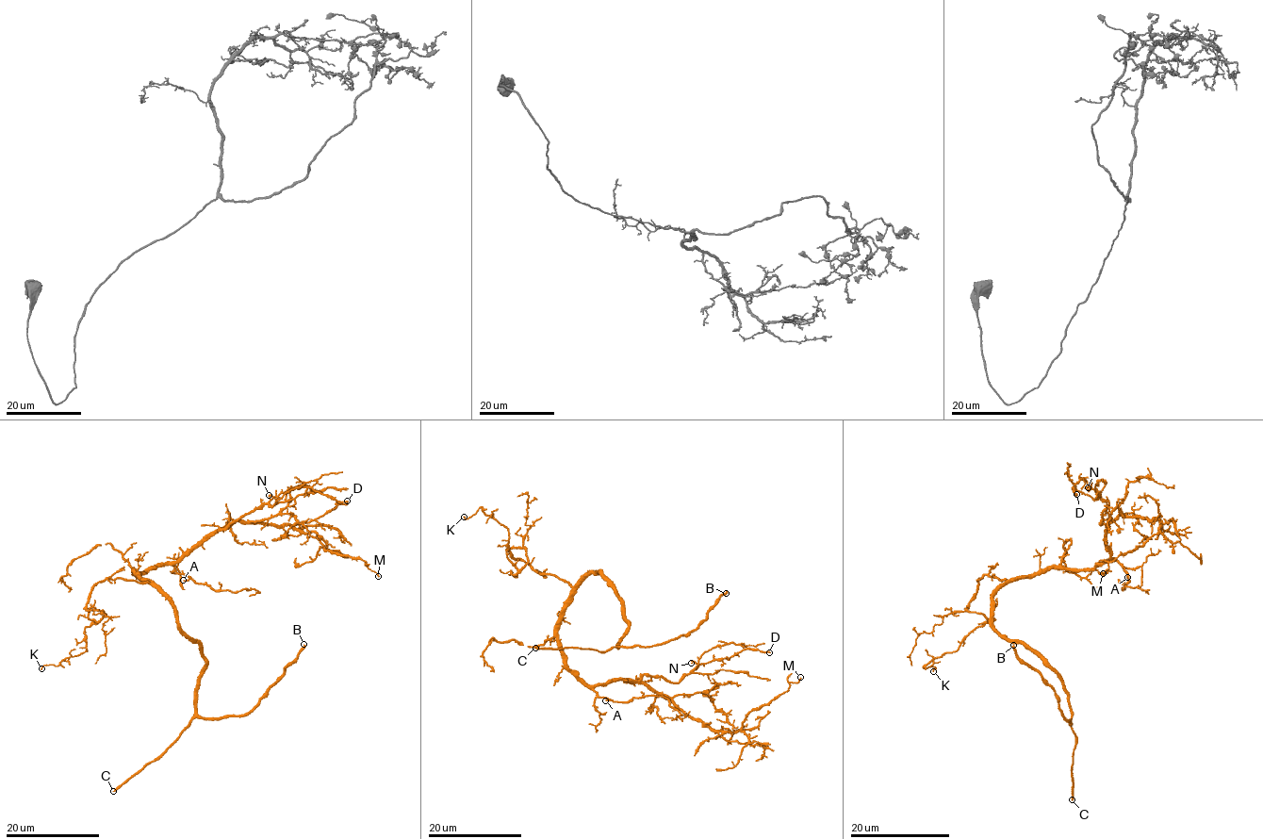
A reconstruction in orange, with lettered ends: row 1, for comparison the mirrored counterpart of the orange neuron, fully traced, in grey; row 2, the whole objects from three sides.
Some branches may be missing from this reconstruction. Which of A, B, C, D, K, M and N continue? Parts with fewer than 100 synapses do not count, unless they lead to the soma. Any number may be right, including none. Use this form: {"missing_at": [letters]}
{"missing_at": ["B", "C"]}

